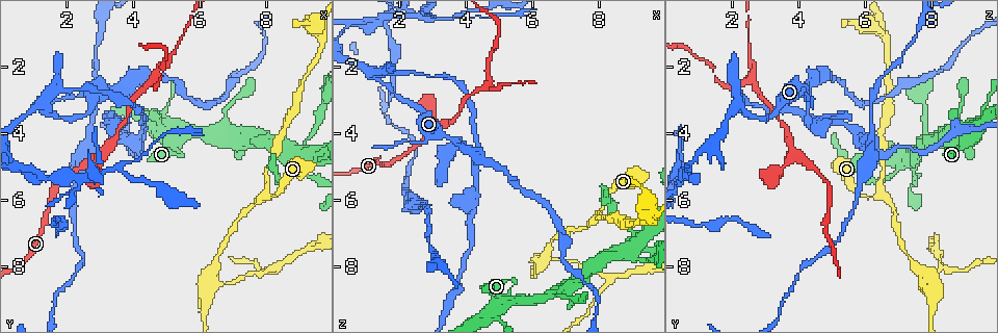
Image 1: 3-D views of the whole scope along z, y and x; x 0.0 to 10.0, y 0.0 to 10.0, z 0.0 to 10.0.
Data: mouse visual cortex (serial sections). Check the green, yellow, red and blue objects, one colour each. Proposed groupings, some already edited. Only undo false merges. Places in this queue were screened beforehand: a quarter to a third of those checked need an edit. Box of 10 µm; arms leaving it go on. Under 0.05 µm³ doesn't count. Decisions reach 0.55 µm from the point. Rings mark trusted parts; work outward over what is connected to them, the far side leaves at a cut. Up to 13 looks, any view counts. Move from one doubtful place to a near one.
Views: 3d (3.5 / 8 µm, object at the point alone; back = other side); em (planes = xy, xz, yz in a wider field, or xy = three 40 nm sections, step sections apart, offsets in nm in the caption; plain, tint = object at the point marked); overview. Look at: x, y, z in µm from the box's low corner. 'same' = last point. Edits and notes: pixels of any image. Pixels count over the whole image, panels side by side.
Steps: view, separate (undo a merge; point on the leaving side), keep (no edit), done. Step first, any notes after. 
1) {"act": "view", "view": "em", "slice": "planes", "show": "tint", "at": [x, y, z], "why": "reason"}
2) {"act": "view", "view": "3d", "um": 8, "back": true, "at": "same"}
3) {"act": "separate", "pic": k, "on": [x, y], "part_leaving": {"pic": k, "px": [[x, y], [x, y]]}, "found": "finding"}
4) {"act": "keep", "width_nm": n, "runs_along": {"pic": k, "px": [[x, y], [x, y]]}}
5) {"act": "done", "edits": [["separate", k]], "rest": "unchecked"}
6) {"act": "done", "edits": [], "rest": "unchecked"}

{"act": "view", "view": "3d", "um": 8, "at": [8.75, 4.50, 7.60], "why": "arms run side by side"}

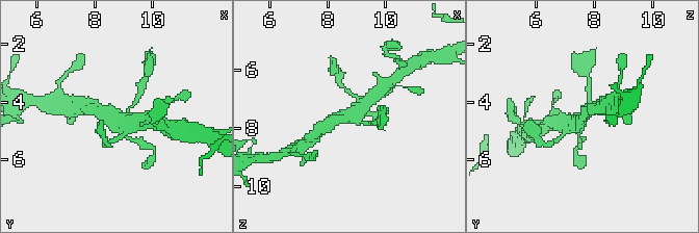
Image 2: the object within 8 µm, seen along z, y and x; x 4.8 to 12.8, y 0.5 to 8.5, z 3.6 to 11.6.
{"act": "view", "view": "3d", "um": 3.5, "at": "same"}

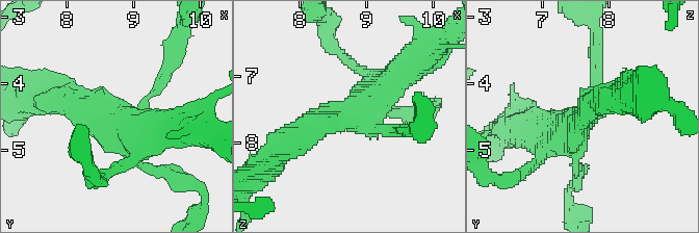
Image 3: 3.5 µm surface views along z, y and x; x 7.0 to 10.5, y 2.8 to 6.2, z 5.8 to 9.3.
{"act": "view", "view": "em", "slice": "planes", "show": "tint", "at": [8.75, 4.55, 7.60]}

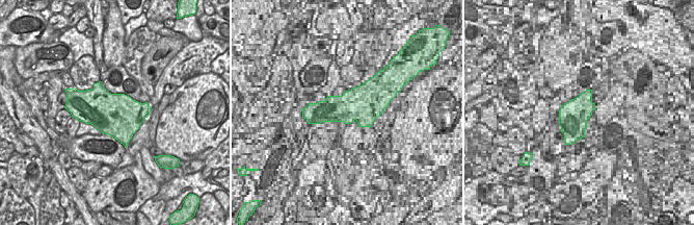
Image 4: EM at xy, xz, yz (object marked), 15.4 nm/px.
{"act": "keep", "runs_along": {"pic": 3, "px": [[289, 141], [359, 114], [400, 72]]}, "found": "continuous, no second cell"}

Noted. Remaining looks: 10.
{"act": "view", "view": "3d", "um": 8, "at": [8.15, 5.95, 6.30], "why": "branch point"}

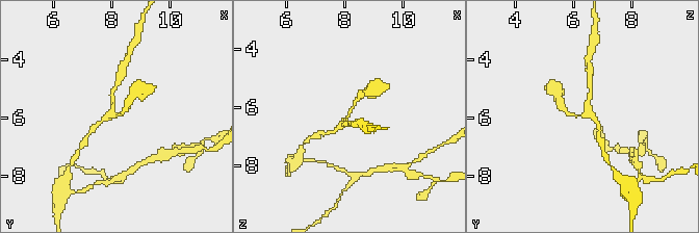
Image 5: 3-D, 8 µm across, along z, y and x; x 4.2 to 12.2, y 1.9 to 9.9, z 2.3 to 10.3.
{"act": "view", "view": "3d", "um": 3.5, "at": "same", "why": "zoom in"}

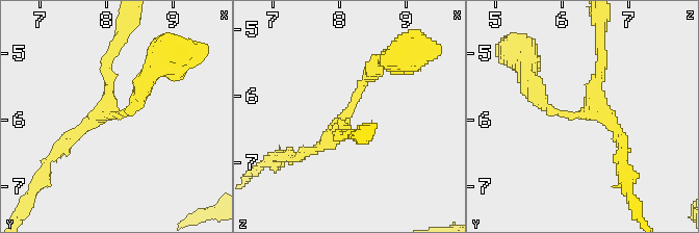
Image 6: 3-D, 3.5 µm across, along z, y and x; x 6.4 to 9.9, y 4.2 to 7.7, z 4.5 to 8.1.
{"act": "view", "view": "em", "slice": "xy", "step": 3, "show": "tint", "at": [8.10, 5.95, 6.25], "arms": 3, "arm_widths_nm": [150, 150, 250], "why": "now the EM"}

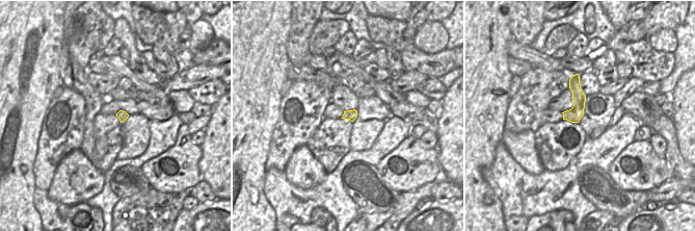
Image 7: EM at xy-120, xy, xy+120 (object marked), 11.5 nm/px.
{"act": "keep", "width_nm": 120, "runs_along": {"pic": 6, "px": [[377, 68], [332, 137], [301, 156]]}, "found": "continuous, no second cell"}

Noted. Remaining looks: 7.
{"act": "view", "view": "3d", "um": 3.5, "at": [6.40, 8.50, 7.90], "why": "arms part here"}

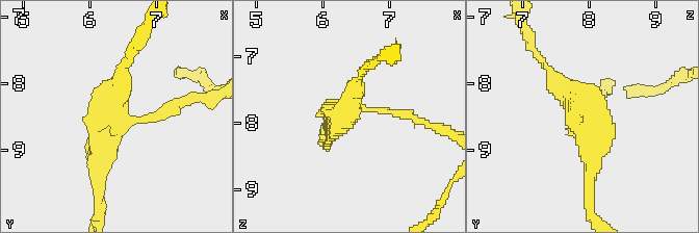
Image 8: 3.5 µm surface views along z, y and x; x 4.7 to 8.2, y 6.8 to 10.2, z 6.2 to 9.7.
{"act": "view", "view": "em", "slice": "xy", "step": 5, "show": "tint", "at": [6.35, 8.50, 7.85]}

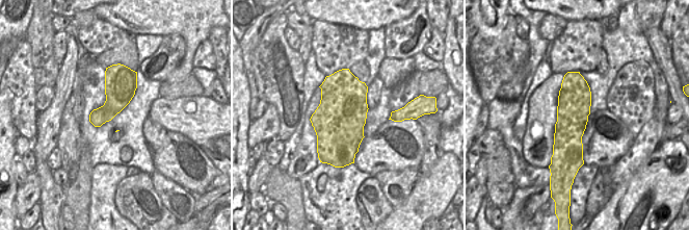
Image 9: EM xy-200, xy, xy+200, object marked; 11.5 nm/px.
{"act": "view", "view": "em", "slice": "xy", "step": 1, "show": "tint", "at": "same", "why": "cut it another way"}

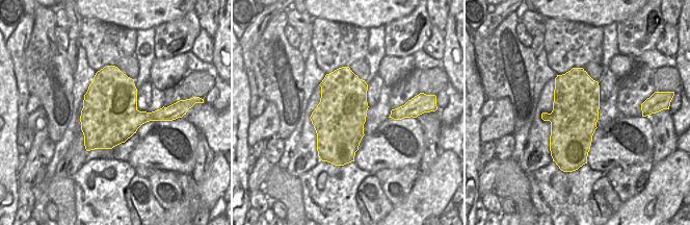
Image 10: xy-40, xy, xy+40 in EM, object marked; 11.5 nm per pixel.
{"act": "separate", "pic": 8, "on": [166, 111], "width_nm": 600, "border": {"pic": 10, "px": [[136, 109], [118, 122], [127, 139]]}, "found": "two cells meet here"}

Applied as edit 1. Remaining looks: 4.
{"act": "view", "view": "3d", "um": 3.5, "at": [3.85, 2.55, 4.30], "why": "two arms in line, one across"}

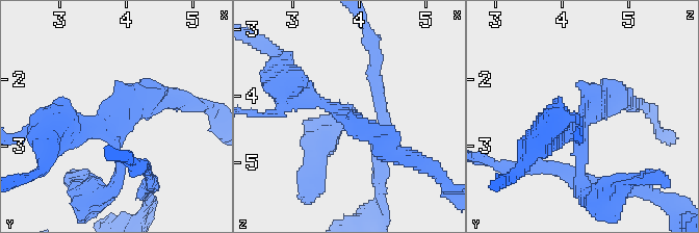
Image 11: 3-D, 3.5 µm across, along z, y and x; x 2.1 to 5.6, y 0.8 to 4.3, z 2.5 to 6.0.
{"act": "view", "view": "em", "slice": "xy", "step": 1, "show": "tint", "at": [3.80, 2.65, 4.25], "arms": 3, "arm_widths_nm": [150, 300, 350]}

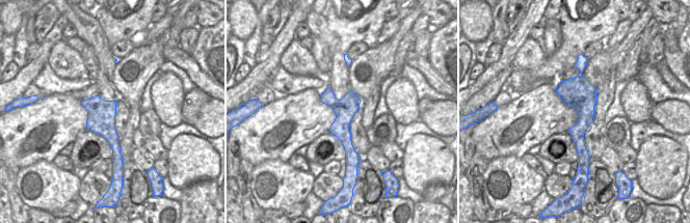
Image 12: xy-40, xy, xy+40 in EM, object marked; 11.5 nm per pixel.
{"act": "keep", "runs_along": {"pic": 12, "px": [[578, 65], [582, 96], [581, 155]]}, "found": "one cell here"}

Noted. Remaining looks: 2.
{"act": "view", "view": "3d", "um": 3.5, "at": [4.70, 2.40, 2.60]}

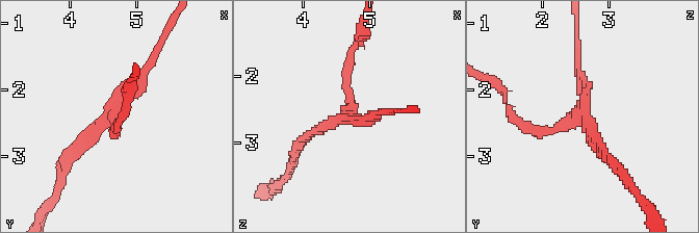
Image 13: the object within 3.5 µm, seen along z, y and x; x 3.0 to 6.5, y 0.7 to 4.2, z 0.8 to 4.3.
{"act": "view", "view": "em", "slice": "planes", "show": "tint", "at": [4.65, 2.40, 2.60]}

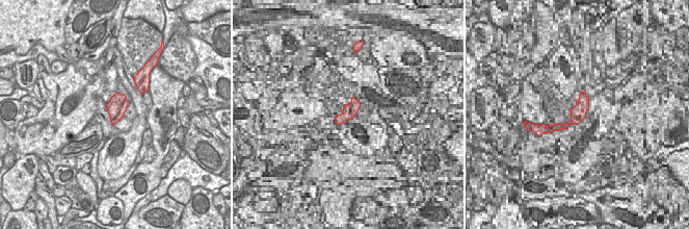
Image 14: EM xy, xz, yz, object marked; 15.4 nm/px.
{"act": "separate", "pic": 13, "on": [348, 59], "arms": 3, "part_leaving": {"pic": 13, "px": [[351, 96], [351, 51], [364, 32]]}, "found": "two cells meet here"}

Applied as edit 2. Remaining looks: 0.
{"act": "done", "edits": [["separate", 8], ["separate", 13]], "rest": "unchecked"}

